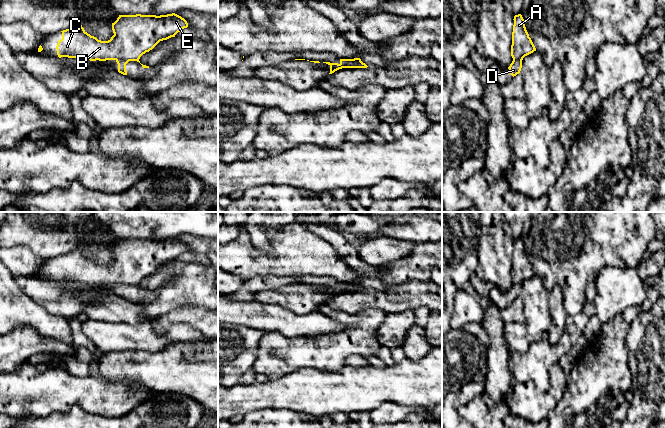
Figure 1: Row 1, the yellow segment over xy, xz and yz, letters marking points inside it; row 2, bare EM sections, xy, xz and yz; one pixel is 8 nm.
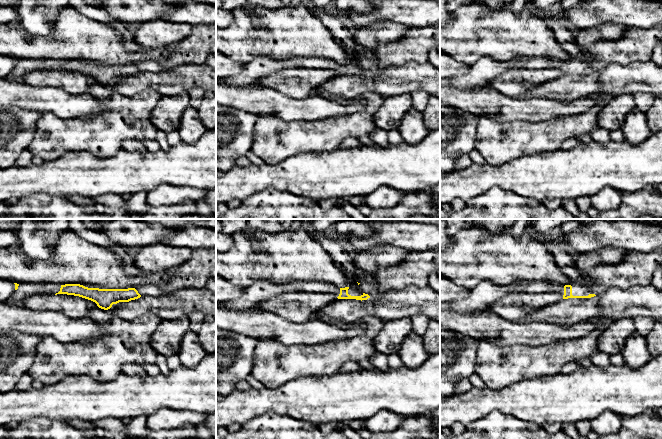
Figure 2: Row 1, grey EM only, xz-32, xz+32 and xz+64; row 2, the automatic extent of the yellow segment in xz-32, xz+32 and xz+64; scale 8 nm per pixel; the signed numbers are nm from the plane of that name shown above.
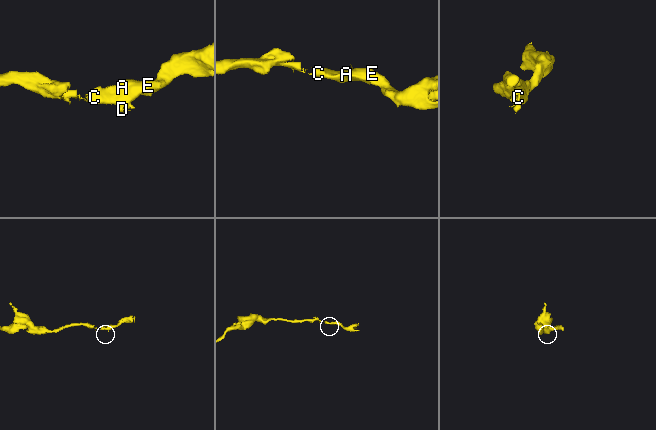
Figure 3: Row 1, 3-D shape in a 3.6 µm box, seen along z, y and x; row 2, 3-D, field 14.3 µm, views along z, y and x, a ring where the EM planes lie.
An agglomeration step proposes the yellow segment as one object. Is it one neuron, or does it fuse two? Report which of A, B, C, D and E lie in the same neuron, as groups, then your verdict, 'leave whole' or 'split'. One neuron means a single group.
A B C D E; leave whole

